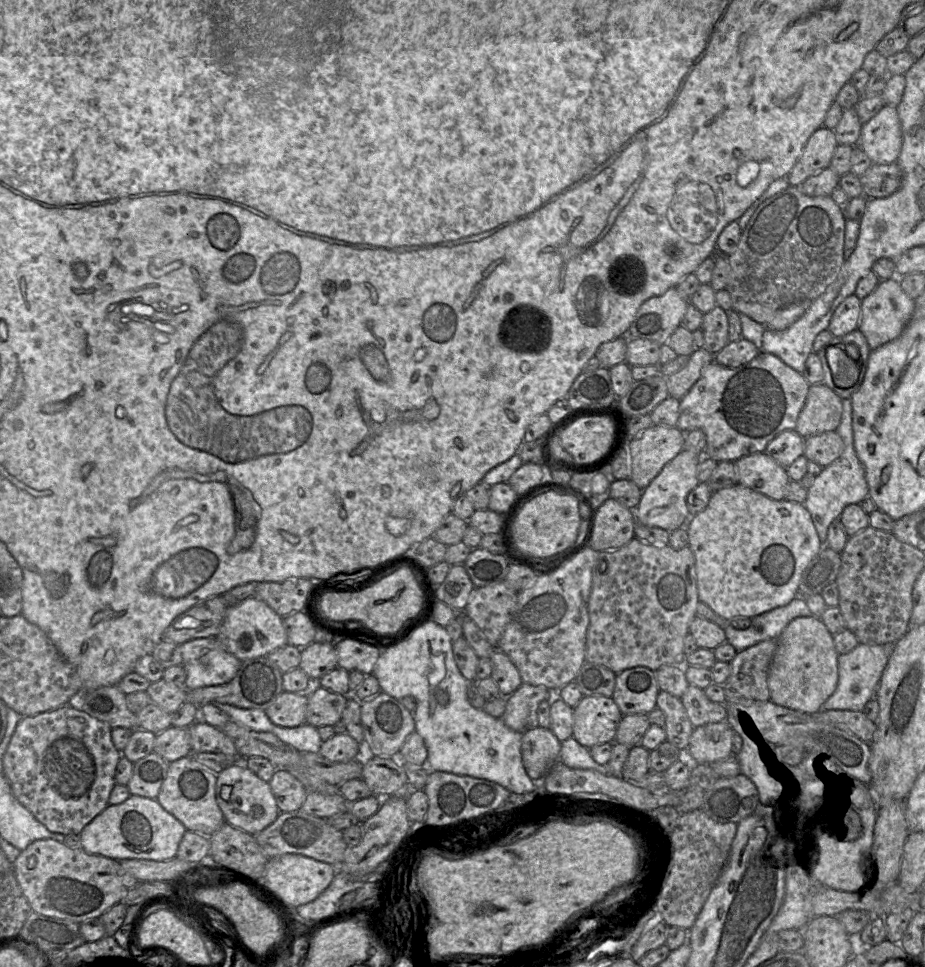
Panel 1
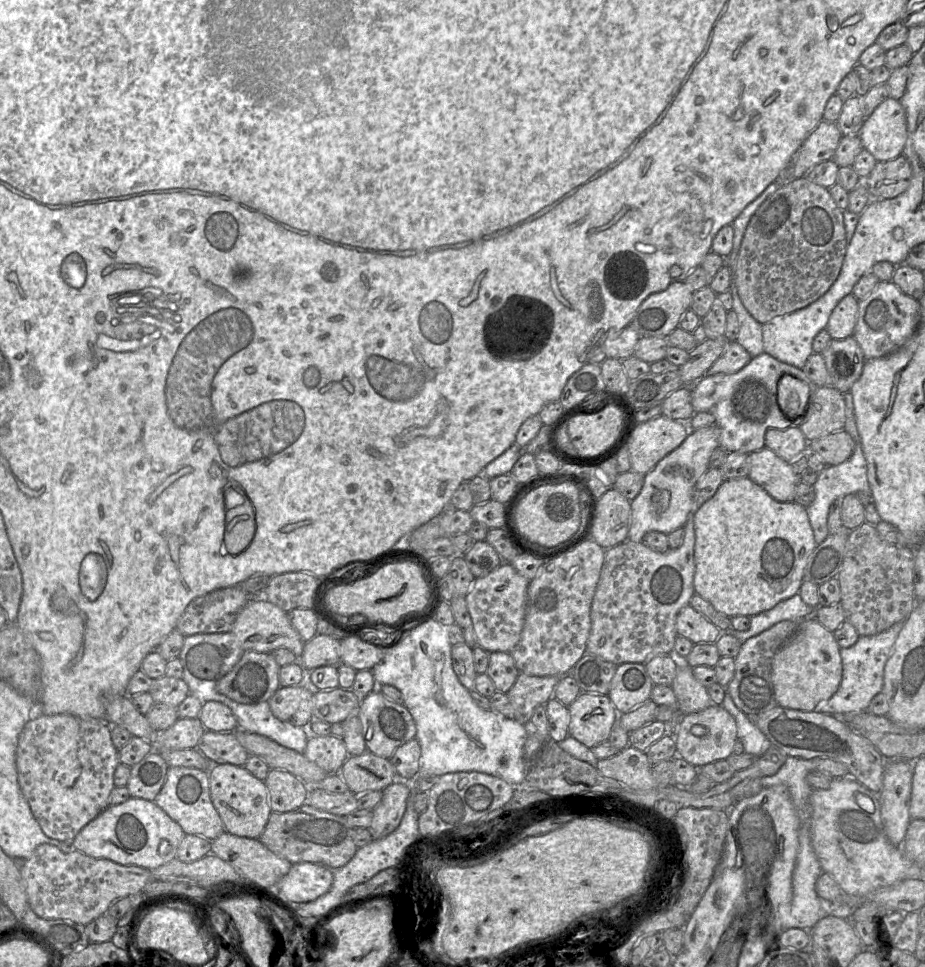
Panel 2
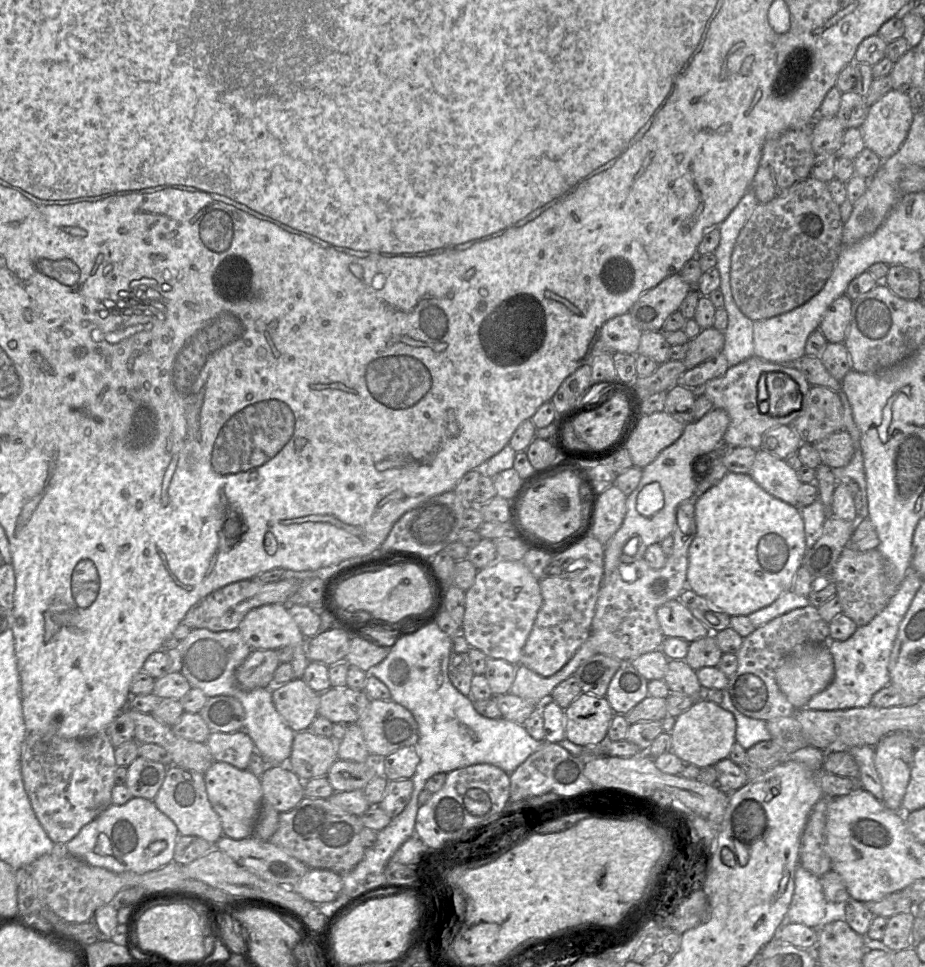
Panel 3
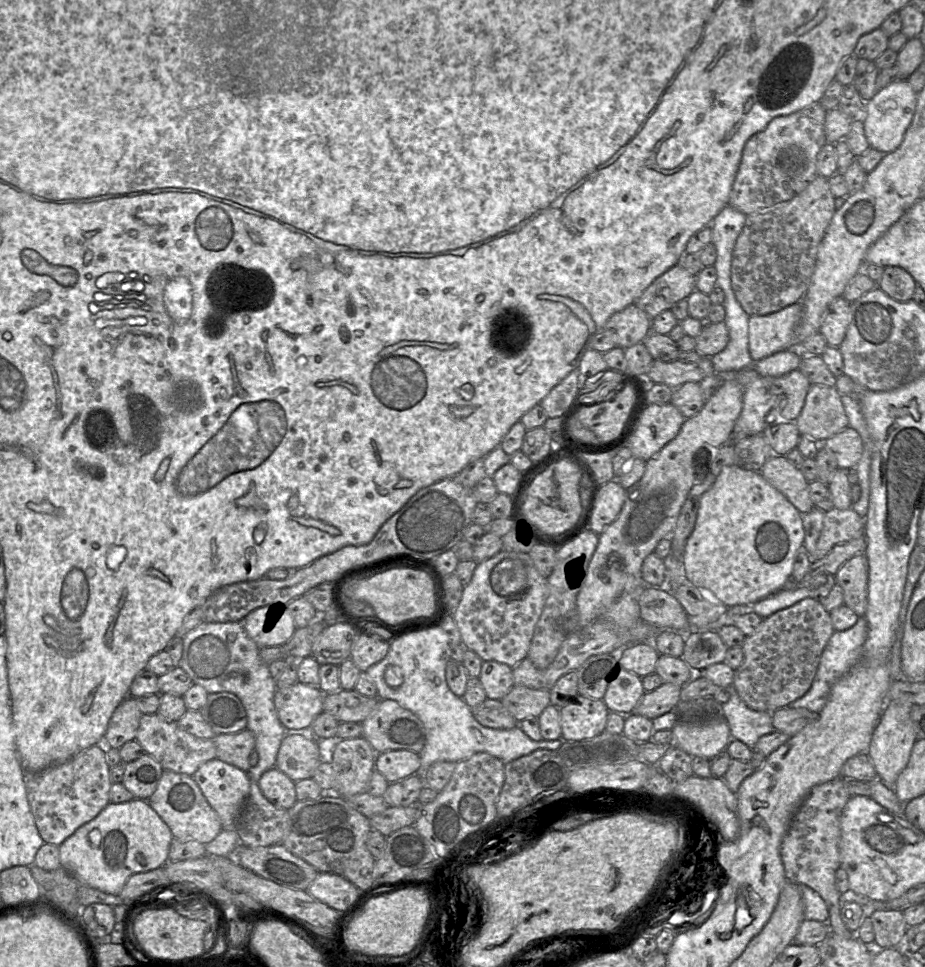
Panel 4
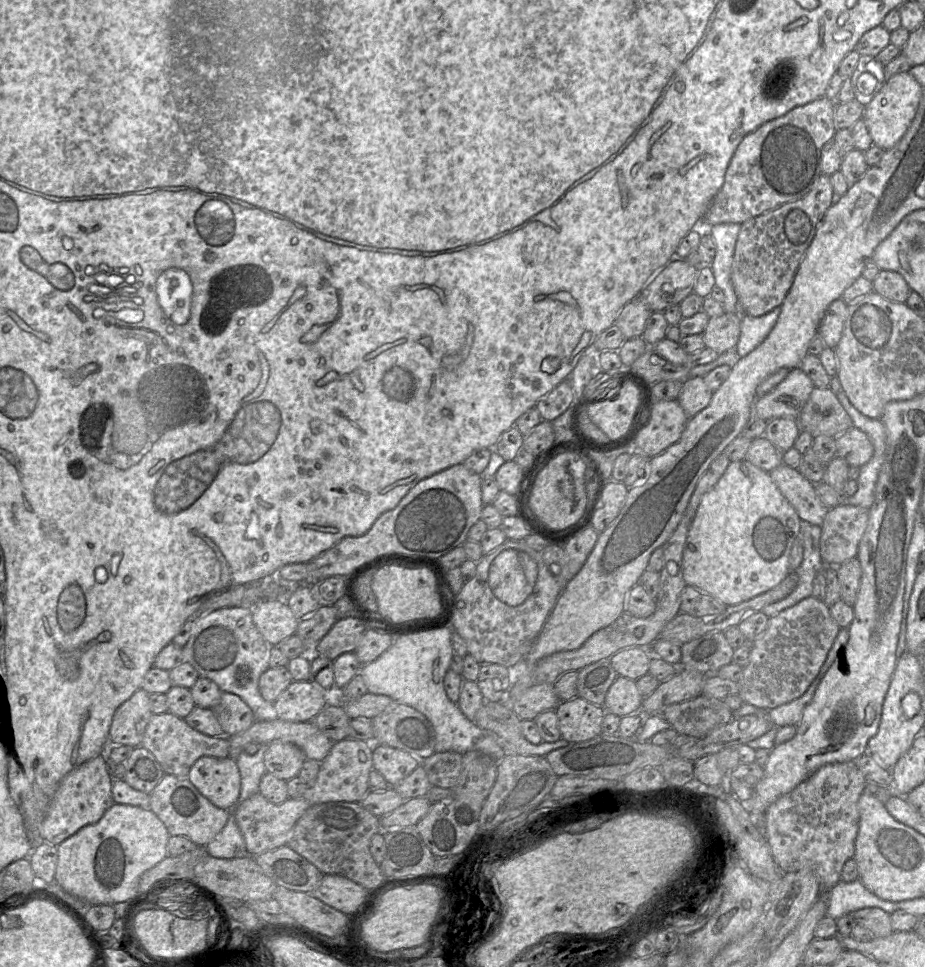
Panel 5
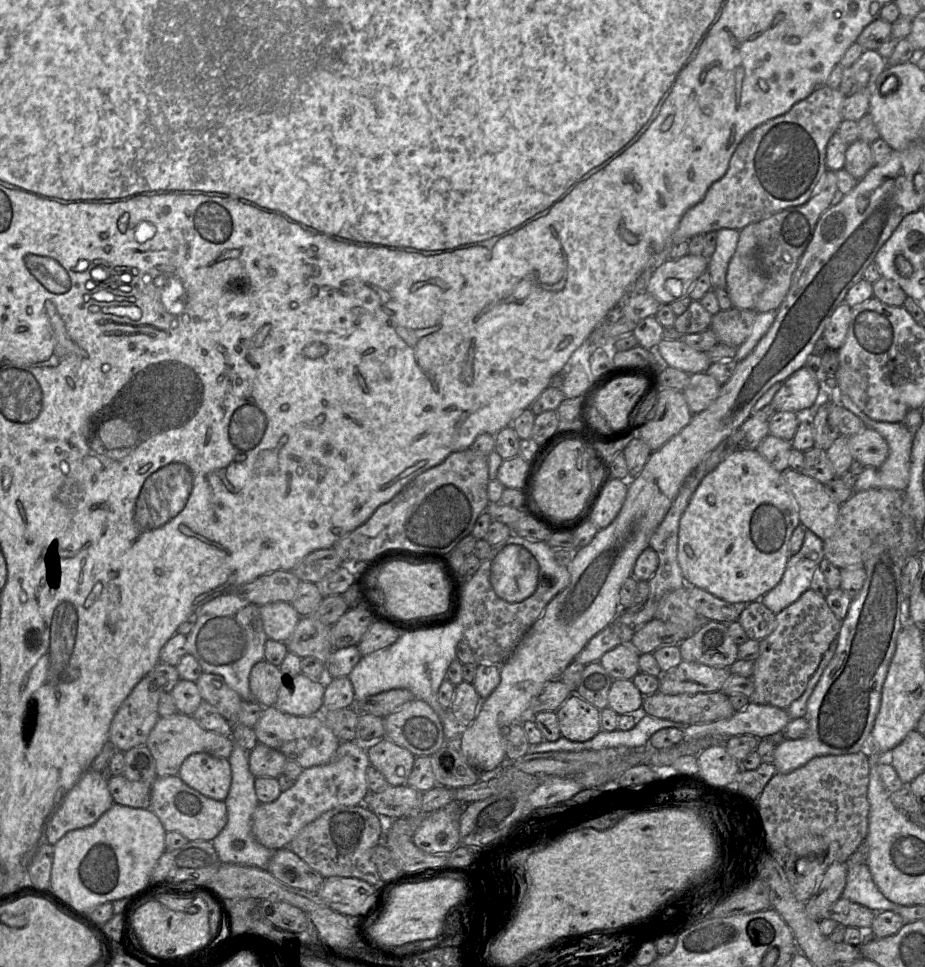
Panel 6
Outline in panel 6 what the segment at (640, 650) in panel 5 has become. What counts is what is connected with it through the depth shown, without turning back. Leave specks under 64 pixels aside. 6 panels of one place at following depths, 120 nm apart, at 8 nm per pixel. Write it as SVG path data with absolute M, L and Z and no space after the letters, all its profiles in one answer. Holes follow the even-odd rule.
M630 643L620 644L598 661L613 680L633 679L639 671L639 653Z

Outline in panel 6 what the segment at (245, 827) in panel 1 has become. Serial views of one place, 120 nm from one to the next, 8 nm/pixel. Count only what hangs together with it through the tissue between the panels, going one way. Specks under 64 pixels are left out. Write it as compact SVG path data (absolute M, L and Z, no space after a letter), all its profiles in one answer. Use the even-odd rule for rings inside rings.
M195 753L187 757L178 776L192 789L217 801L225 801L232 782L229 760L206 753Z

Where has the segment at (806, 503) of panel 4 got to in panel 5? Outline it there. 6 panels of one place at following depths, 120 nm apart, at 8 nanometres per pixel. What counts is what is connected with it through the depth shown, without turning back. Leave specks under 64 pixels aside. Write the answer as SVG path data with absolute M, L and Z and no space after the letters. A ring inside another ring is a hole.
M784 463L770 471L769 474L801 520L819 526L823 524L829 508L819 499L815 484L806 479L798 469Z

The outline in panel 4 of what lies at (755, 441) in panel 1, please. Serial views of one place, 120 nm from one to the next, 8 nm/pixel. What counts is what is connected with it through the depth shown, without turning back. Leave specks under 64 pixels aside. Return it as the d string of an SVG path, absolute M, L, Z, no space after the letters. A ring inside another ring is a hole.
M752 368L730 375L743 387L743 408L736 421L733 437L748 437L762 434L770 425L781 422L795 422L800 415L807 393L812 385L800 369L780 377L763 377Z

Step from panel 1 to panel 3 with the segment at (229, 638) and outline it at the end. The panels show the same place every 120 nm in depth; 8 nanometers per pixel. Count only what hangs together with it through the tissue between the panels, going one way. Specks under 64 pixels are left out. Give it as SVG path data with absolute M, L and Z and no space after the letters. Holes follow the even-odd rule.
M273 603L253 608L240 622L237 630L252 650L277 650L284 646L293 647L294 658L290 663L293 668L294 678L303 677L304 671L309 664L309 659L306 655L307 639L290 615L286 604Z

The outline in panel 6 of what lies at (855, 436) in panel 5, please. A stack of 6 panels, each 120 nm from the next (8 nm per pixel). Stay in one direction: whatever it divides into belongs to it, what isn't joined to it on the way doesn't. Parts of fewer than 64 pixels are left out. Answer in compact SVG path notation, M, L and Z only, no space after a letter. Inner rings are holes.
M870 428L848 437L848 446L853 459L863 463L866 467L881 466L889 455L886 440Z

